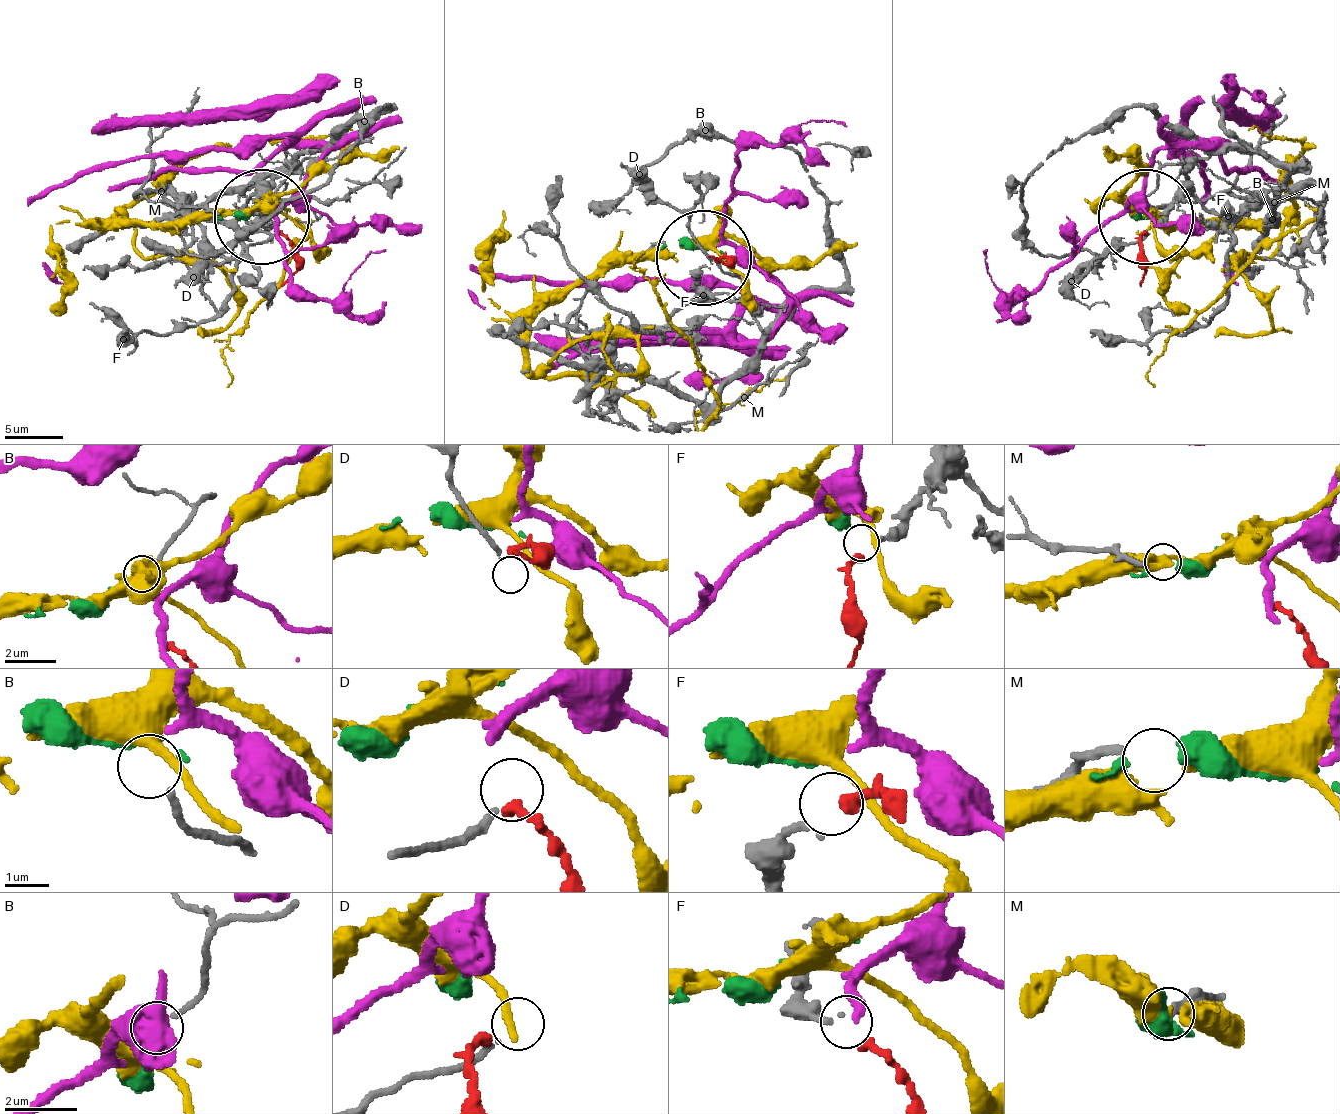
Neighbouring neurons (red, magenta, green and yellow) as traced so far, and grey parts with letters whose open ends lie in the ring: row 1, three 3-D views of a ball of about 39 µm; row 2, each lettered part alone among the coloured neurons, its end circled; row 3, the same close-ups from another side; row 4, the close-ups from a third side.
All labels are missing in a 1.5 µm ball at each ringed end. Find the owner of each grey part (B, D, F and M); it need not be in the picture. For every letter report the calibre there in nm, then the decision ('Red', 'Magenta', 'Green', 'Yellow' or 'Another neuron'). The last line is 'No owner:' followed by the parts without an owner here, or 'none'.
B: Thickness 150 nm. Another neuron
D: Thickness 170 nm. Another neuron
F: Thickness 180 nm. Red
M: Thickness 180 nm. Green
No owner: B, D

